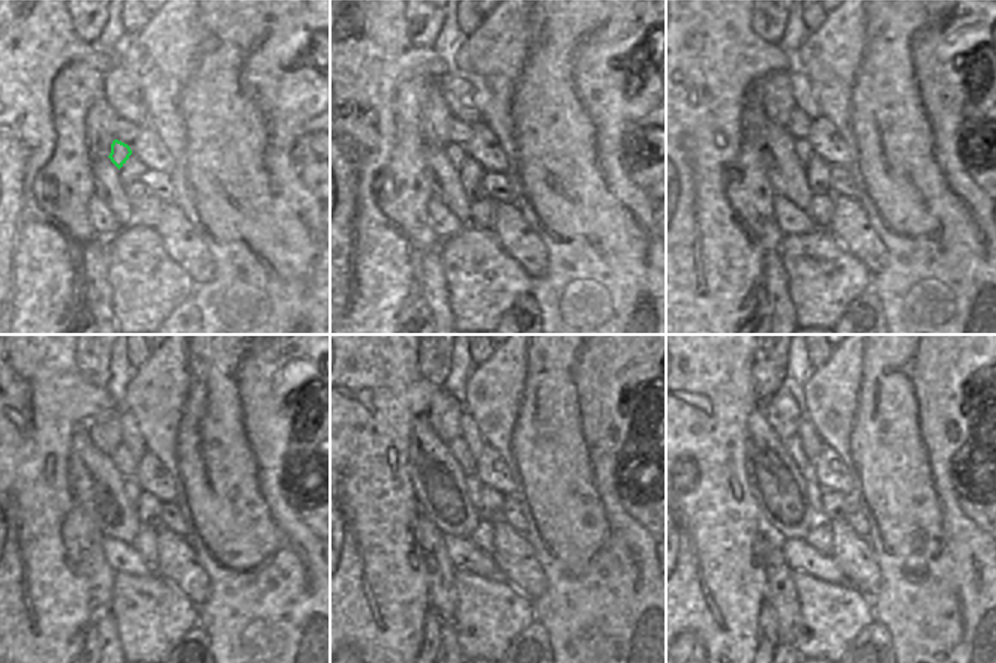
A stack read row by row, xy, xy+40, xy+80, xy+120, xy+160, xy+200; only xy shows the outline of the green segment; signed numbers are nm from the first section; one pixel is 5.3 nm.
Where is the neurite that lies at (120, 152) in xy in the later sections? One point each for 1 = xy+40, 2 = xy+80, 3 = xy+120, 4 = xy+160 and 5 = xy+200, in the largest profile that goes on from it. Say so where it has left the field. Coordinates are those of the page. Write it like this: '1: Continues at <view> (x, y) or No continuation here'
1: Continues at xy+40 (456, 153)
2: Continues at xy+80 (803, 149)
3: Continues at xy+120 (131, 486)
4: Continues at xy+160 (474, 485)
5: Continues at xy+200 (813, 494)

